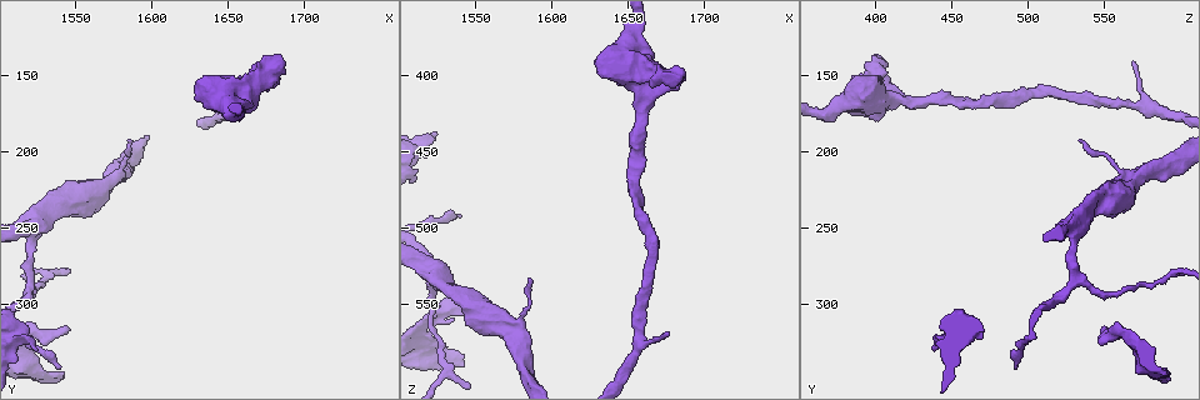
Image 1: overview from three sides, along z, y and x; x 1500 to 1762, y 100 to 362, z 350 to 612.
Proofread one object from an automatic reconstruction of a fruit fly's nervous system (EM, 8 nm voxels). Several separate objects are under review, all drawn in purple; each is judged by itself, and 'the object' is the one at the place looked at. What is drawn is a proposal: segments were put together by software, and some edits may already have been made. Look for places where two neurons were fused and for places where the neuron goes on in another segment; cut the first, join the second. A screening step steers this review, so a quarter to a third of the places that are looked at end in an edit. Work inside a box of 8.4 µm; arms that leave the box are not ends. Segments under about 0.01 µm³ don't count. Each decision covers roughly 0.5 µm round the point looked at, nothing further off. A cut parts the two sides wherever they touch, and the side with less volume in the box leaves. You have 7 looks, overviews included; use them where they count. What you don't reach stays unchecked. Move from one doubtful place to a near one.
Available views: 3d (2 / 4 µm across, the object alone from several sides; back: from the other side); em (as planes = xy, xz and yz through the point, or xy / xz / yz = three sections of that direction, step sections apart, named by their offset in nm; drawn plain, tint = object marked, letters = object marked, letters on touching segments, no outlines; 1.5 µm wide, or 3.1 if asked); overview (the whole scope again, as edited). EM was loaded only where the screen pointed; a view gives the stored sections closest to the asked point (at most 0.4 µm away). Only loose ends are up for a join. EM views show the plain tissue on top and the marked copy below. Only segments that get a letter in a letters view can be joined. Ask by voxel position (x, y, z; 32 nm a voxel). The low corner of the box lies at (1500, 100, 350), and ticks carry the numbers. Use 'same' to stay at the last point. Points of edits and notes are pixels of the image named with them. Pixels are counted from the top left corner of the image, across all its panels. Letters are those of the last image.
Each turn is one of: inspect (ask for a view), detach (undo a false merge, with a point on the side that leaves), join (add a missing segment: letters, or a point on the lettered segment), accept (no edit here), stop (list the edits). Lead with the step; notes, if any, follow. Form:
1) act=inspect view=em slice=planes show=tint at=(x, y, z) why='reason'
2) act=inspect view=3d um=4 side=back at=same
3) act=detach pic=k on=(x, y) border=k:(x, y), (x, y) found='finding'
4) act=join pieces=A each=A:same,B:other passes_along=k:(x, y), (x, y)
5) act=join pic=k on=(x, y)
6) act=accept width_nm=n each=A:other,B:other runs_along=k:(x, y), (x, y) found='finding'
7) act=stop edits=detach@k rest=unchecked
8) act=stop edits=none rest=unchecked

act=inspect view=em slice=xz step=8 show=letters at=(1524, 330, 438) why='free end'

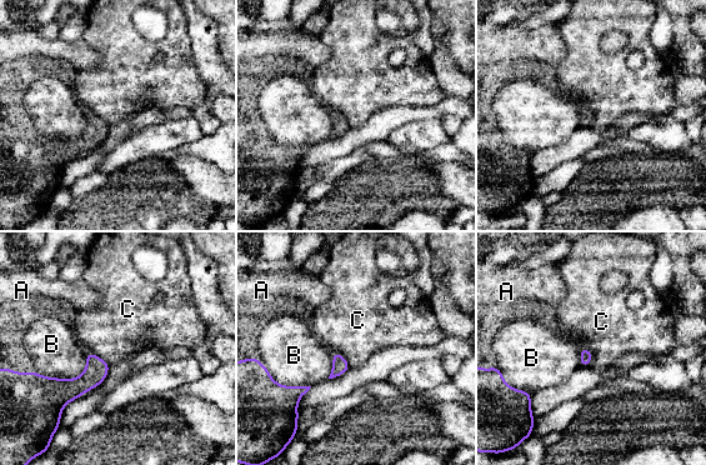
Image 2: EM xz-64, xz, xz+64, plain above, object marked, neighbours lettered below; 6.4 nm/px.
act=inspect view=em slice=planes show=letters at=same why='cut it another way'

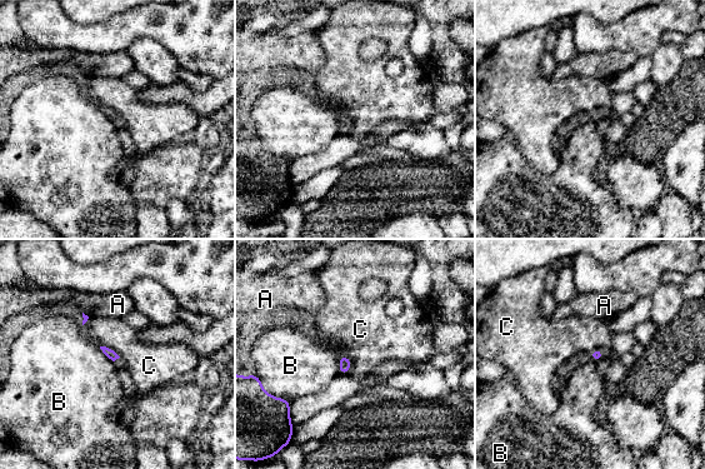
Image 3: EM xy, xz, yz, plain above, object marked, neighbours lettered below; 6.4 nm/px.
act=accept each=A:other,B:other,C:other border=3:(341, 354), (338, 373) found='none of them fits'

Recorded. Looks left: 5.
act=inspect view=3d um=4 at=(1546, 316, 550) why='branch stops here'

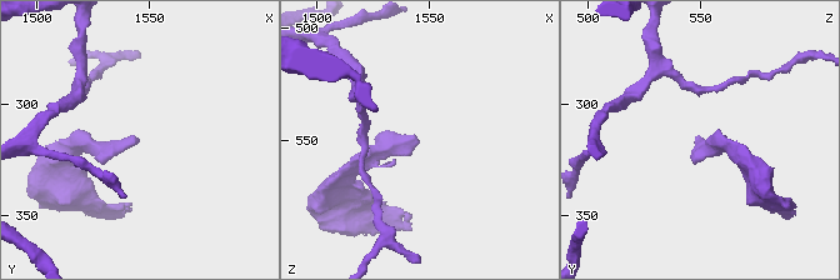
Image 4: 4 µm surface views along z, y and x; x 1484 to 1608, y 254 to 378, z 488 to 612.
act=inspect view=em slice=xz step=4 show=letters at=(1547, 316, 549)

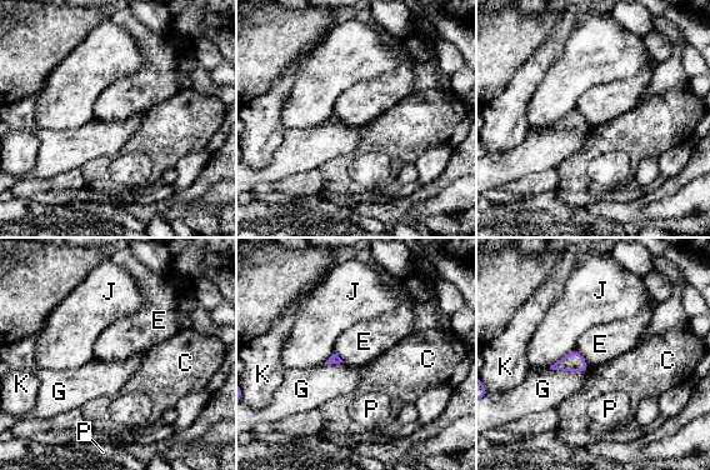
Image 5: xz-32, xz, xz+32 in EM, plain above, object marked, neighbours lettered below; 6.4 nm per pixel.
act=accept each=C:other,E:other,G:other,J:other,K:other,P:other border=5:(575, 349), (589, 366) found='no lettered segment goes on from it'

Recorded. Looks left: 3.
act=inspect view=3d um=2 at=(1542, 342, 492) why='end of a long branch'

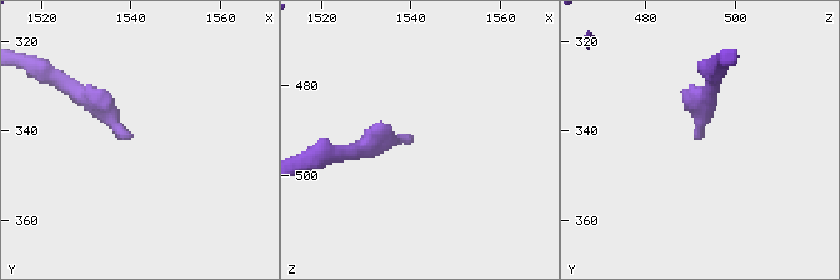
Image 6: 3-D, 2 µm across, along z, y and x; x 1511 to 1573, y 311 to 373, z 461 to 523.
act=inspect view=em slice=planes show=letters at=(1539, 341, 491)

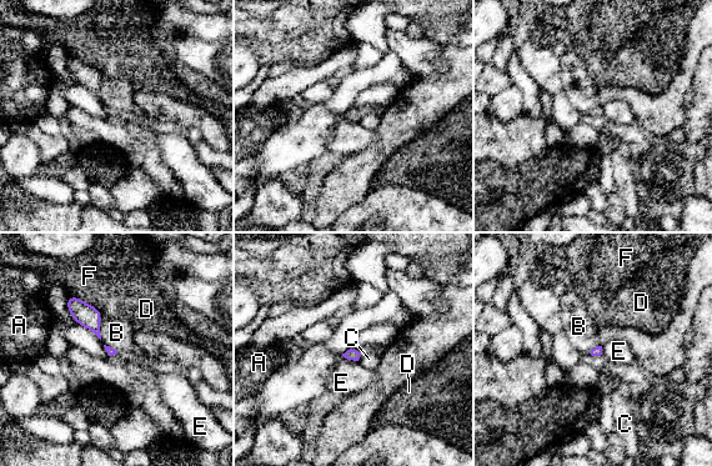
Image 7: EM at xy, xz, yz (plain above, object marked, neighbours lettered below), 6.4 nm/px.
act=accept each=A:other,B:other,C:other,D:other,E:other,F:other border=7:(103, 315), (100, 339) found='no lettered segment goes on from it'

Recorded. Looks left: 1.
act=stop edits=none rest=unchecked

